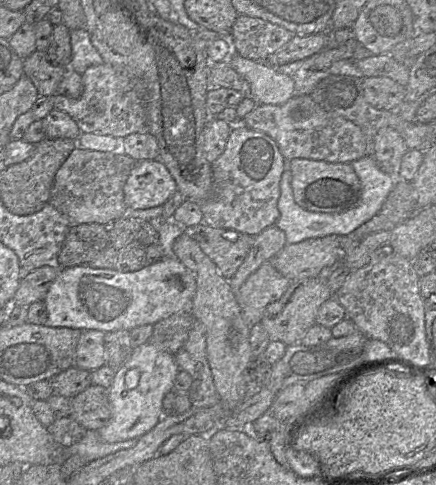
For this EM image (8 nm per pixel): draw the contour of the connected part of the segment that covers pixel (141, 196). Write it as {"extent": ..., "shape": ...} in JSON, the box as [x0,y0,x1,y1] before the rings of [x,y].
{"extent":[124,160,177,209],"shape":[[[159,160],[137,161],[124,186],[128,209],[163,206],[177,191],[177,184]]]}

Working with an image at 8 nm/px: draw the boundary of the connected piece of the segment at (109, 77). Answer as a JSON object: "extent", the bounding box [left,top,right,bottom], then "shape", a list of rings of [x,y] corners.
{"extent":[51,63,147,139],"shape":[[[102,63],[87,68],[82,74],[83,93],[79,98],[70,98],[58,93],[51,96],[55,109],[66,112],[78,124],[82,133],[110,135],[118,139],[147,130],[147,115],[142,101],[132,87],[132,78],[119,68]]]}

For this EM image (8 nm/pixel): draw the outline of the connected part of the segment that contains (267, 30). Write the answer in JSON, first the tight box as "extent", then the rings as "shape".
{"extent":[230,15,293,61],"shape":[[[238,15],[230,34],[231,52],[265,61],[293,38],[287,29],[261,18]]]}

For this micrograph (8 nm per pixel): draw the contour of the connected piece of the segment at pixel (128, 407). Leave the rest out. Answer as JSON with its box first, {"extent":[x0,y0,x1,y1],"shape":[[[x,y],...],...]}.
{"extent":[98,342,179,443],"shape":[[[151,342],[133,349],[127,361],[116,371],[113,383],[109,387],[112,416],[109,423],[98,430],[102,440],[116,443],[138,439],[153,429],[164,415],[163,398],[173,391],[179,371],[174,355]]]}

